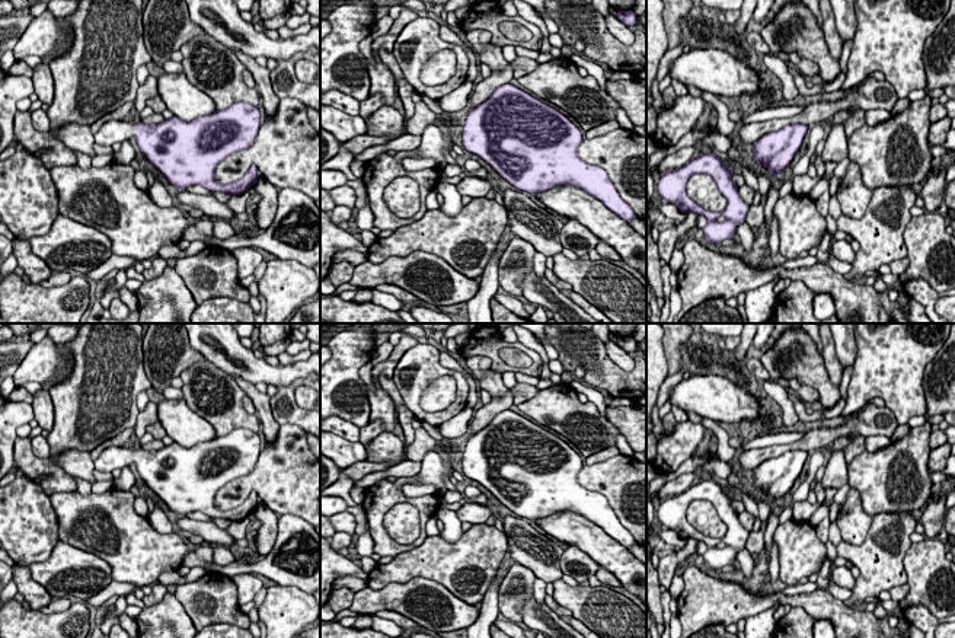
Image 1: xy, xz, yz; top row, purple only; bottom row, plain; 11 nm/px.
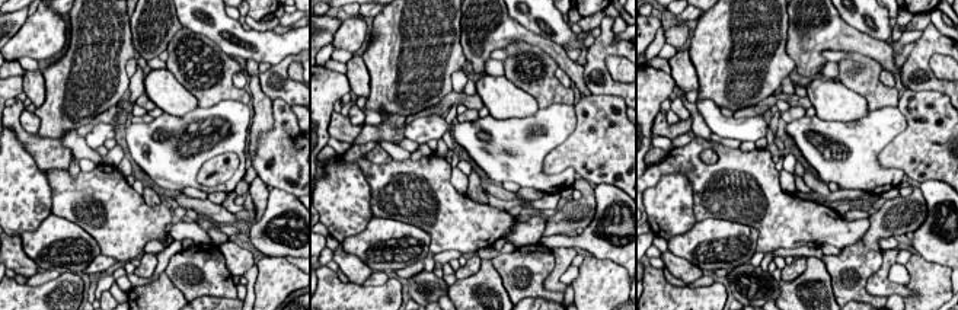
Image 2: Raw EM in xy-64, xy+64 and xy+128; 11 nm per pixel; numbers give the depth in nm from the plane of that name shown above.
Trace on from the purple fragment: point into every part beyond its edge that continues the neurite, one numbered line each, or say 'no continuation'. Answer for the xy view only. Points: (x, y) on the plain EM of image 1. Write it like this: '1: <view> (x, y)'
1: xy (112, 458)

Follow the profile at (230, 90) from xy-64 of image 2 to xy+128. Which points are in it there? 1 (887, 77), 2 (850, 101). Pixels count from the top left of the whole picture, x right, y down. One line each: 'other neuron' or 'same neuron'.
1: other neuron
2: other neuron

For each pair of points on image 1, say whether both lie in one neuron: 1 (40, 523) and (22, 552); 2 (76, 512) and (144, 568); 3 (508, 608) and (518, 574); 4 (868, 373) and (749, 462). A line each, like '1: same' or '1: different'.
1: same
2: same
3: same
4: different

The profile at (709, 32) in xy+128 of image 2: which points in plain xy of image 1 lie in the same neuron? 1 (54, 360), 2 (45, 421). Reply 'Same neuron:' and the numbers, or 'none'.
Same neuron: none

